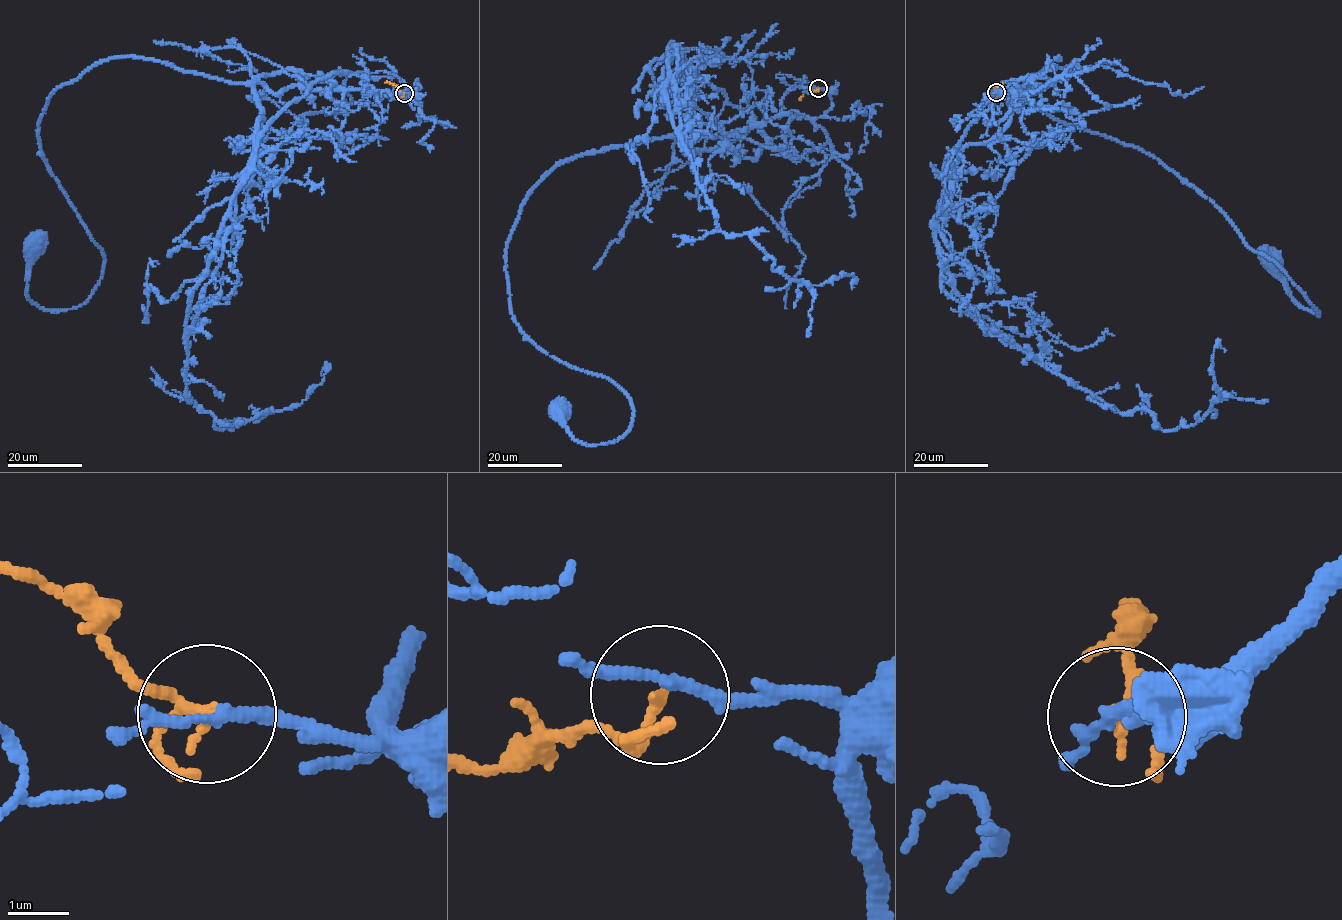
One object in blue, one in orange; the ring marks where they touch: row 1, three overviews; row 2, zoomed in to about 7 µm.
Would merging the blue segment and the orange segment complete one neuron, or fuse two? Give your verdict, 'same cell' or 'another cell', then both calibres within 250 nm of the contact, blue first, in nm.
same cell; calibres 170 and 120 nm

